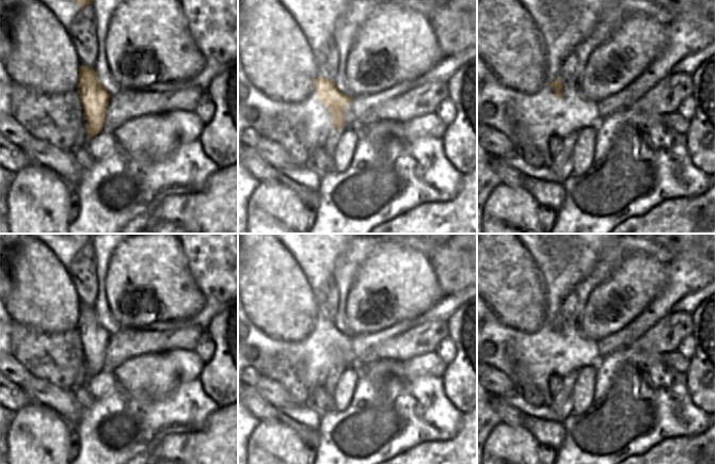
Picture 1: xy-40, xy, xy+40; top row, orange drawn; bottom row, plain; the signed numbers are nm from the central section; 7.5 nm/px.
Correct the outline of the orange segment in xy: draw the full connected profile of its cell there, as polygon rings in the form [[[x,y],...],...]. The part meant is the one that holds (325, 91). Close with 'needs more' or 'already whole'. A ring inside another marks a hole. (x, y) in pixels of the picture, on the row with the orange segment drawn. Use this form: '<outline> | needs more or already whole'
[[[319,75],[316,78],[314,90],[316,91],[316,99],[321,100],[327,106],[333,121],[333,131],[329,134],[322,147],[327,155],[324,172],[328,172],[333,170],[333,153],[337,142],[344,131],[348,129],[343,125],[344,110],[348,108],[349,102],[352,102],[352,96],[343,94],[334,82],[323,79]]] | needs more

